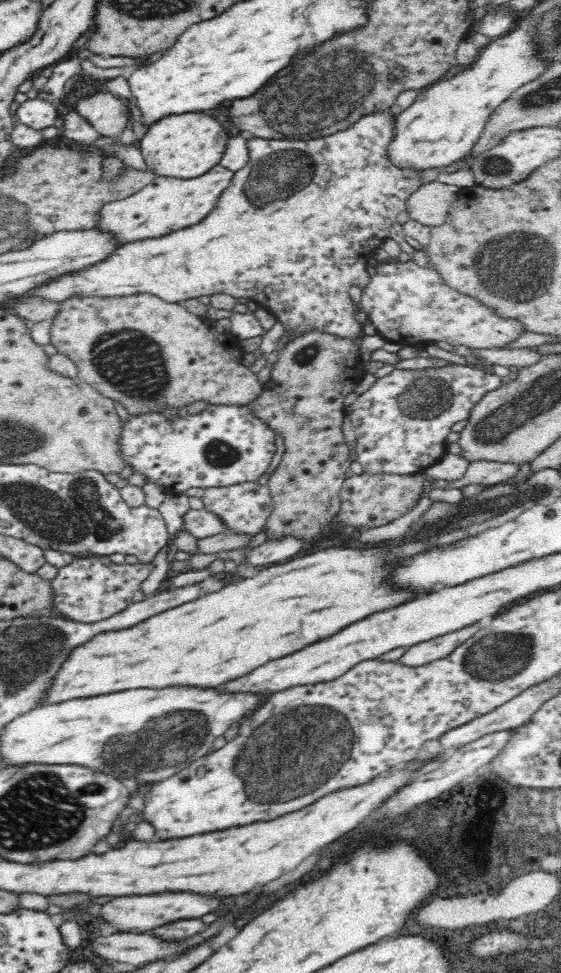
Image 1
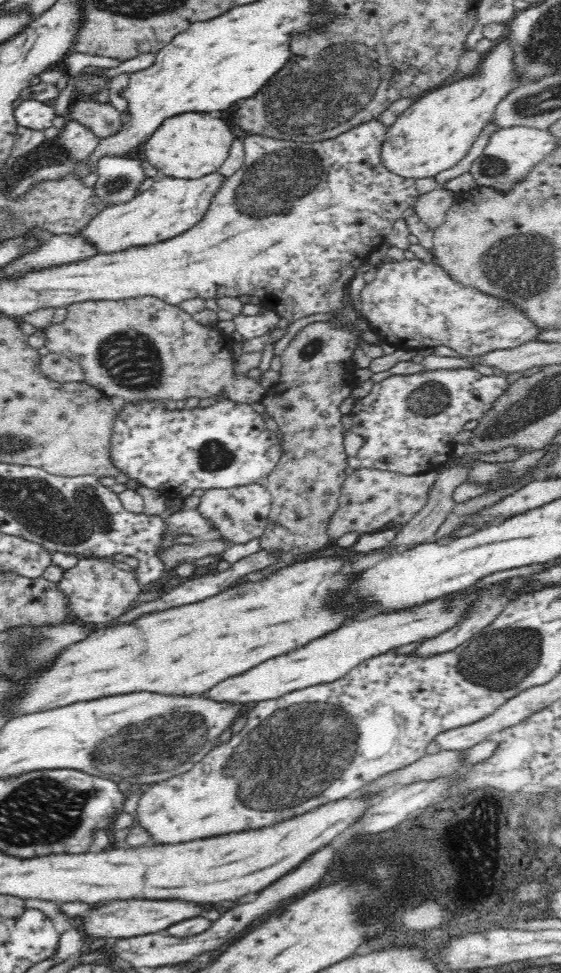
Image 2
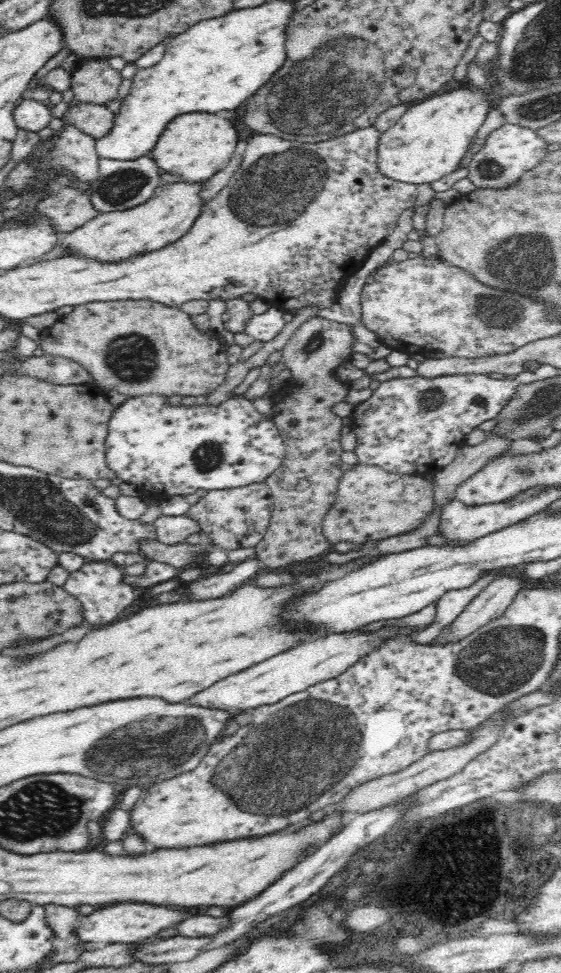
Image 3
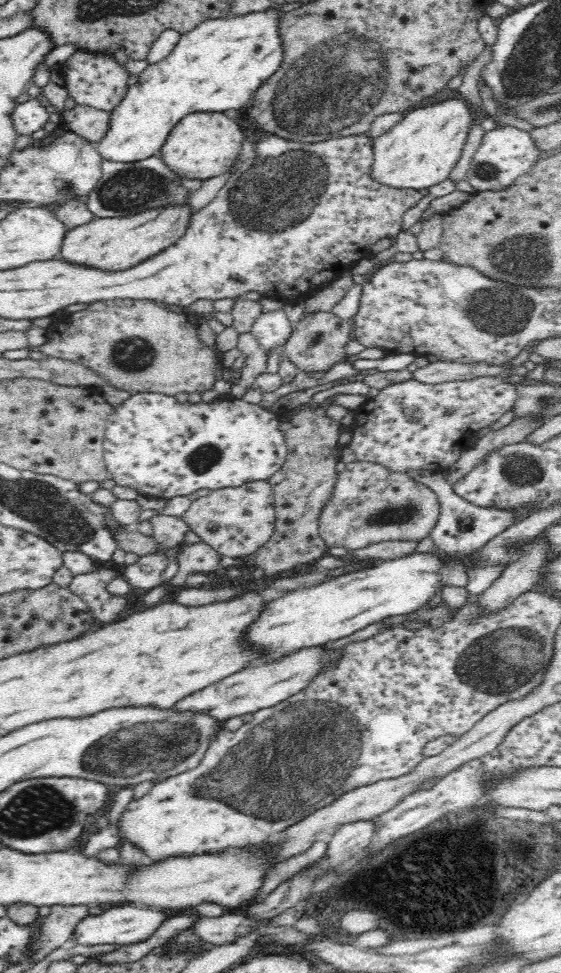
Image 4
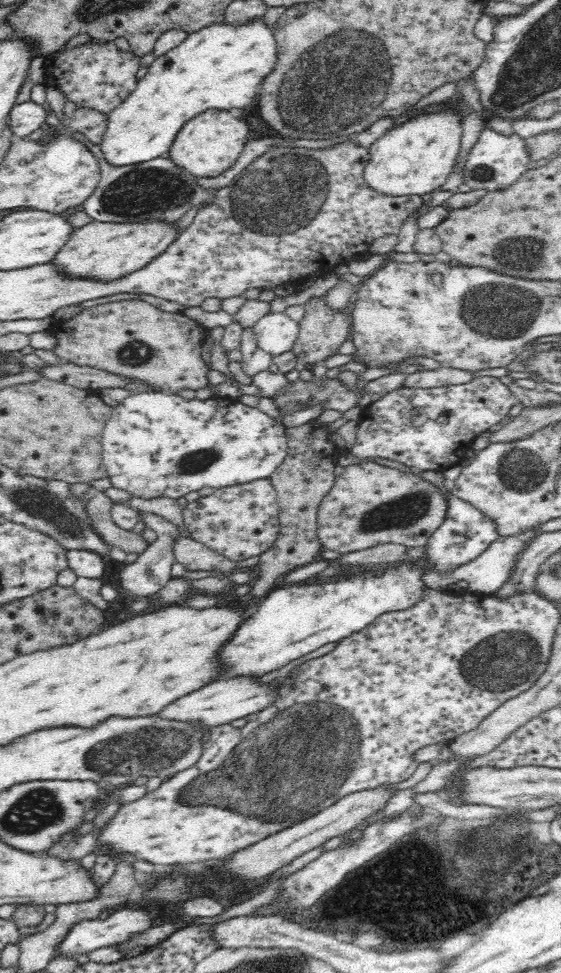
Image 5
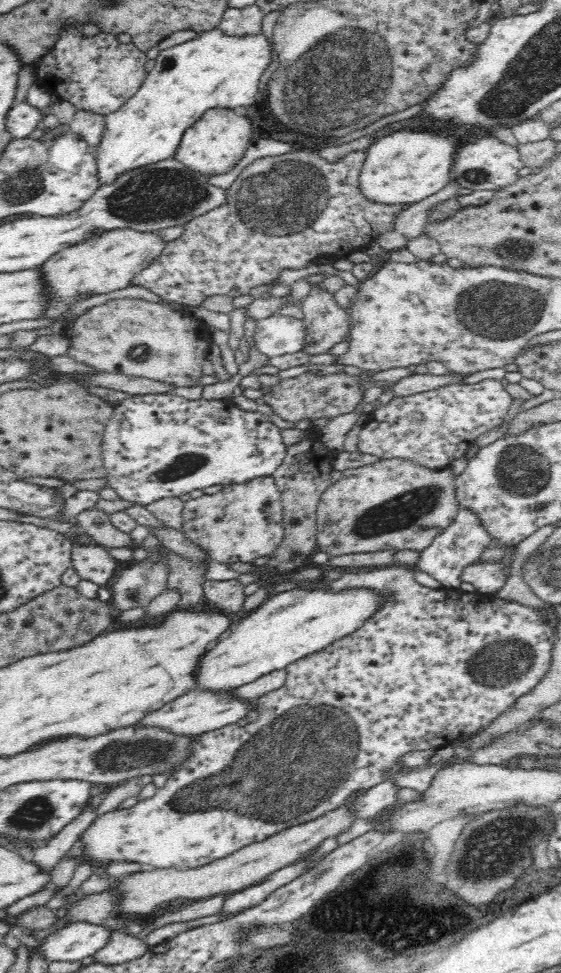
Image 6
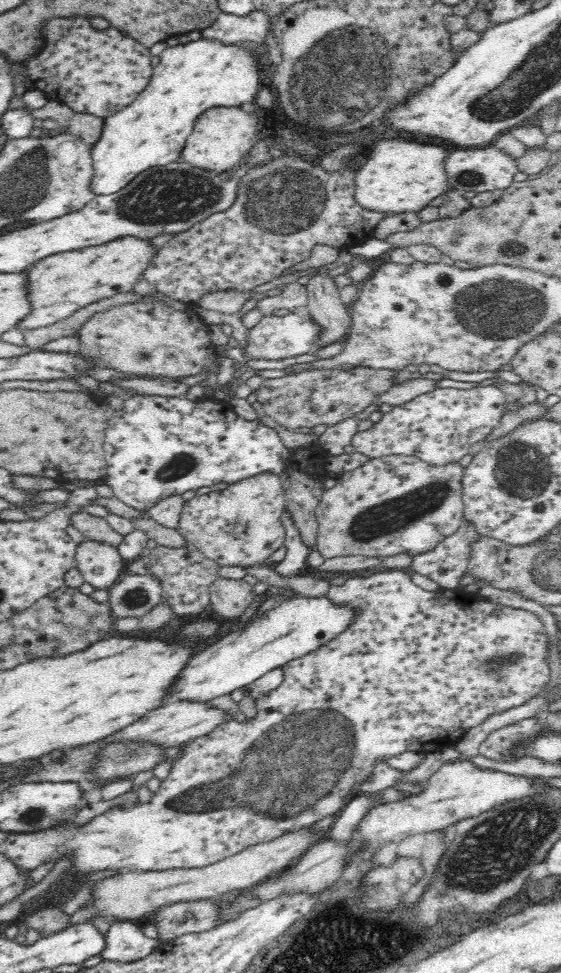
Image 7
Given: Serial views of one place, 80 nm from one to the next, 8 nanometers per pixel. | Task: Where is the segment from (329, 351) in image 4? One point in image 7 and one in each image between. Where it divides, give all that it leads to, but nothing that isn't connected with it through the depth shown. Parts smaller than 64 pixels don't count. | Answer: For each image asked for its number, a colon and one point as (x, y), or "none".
5: (323, 329)
6: (327, 324)
7: (325, 306)

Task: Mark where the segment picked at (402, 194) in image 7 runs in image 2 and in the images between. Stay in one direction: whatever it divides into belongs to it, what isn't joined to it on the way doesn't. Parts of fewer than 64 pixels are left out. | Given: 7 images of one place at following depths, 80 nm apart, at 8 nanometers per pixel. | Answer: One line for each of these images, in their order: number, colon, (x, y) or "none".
2: (437, 130)
3: (429, 140)
4: (419, 151)
5: (413, 159)
6: (402, 168)

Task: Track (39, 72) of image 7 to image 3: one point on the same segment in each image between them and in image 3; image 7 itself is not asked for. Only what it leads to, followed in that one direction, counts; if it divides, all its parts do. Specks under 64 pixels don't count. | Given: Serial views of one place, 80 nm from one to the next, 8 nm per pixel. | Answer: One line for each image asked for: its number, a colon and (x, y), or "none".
3: (93, 80)
4: (97, 79)
5: (97, 75)
6: (99, 73)

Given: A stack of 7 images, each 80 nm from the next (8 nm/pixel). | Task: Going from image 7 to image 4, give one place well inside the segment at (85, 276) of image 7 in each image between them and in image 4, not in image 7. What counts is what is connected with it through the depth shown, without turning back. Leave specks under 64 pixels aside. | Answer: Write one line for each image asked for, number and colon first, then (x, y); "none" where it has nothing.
4: (109, 244)
5: (101, 251)
6: (109, 262)

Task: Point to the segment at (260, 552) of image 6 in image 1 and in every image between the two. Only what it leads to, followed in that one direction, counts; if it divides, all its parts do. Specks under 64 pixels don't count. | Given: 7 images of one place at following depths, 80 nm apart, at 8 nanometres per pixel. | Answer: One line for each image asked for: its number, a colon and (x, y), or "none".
1: (244, 508)
2: (240, 514)
3: (235, 518)
4: (236, 521)
5: (237, 522)

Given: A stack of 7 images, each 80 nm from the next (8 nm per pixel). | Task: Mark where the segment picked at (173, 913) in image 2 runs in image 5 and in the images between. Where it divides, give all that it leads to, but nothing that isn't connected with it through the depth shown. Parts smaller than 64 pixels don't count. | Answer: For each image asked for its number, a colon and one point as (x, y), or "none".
3: (130, 923)
4: (132, 923)
5: (86, 936)

